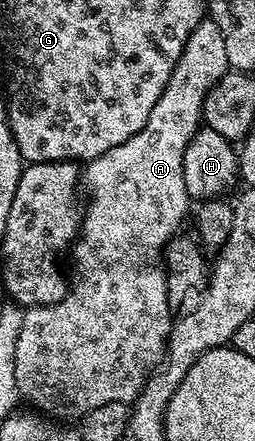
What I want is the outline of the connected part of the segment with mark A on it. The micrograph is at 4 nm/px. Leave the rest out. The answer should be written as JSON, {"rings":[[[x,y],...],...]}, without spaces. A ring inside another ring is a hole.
{"rings":[[[209,17],[203,19],[196,29],[188,37],[188,41],[182,50],[180,61],[172,69],[172,77],[156,105],[152,105],[152,113],[140,129],[128,141],[108,149],[100,157],[89,160],[84,167],[84,191],[90,194],[90,204],[85,204],[84,214],[80,220],[78,228],[78,238],[72,244],[72,256],[74,255],[74,275],[72,271],[72,282],[64,298],[58,303],[49,303],[47,307],[27,307],[24,311],[24,326],[20,328],[20,338],[16,340],[16,385],[19,396],[26,399],[35,412],[47,417],[53,417],[58,421],[78,421],[92,409],[100,409],[100,405],[109,403],[133,404],[138,398],[138,394],[144,389],[147,379],[154,374],[156,368],[163,362],[166,354],[166,342],[170,339],[170,329],[172,326],[172,312],[168,305],[168,293],[166,292],[166,268],[164,266],[164,252],[166,242],[173,239],[175,235],[183,230],[182,222],[186,219],[186,210],[192,206],[192,200],[188,189],[184,185],[184,149],[192,141],[194,134],[200,130],[204,123],[204,108],[206,106],[206,95],[214,89],[215,83],[223,79],[227,71],[228,53],[224,49],[224,37],[220,29]]]}

